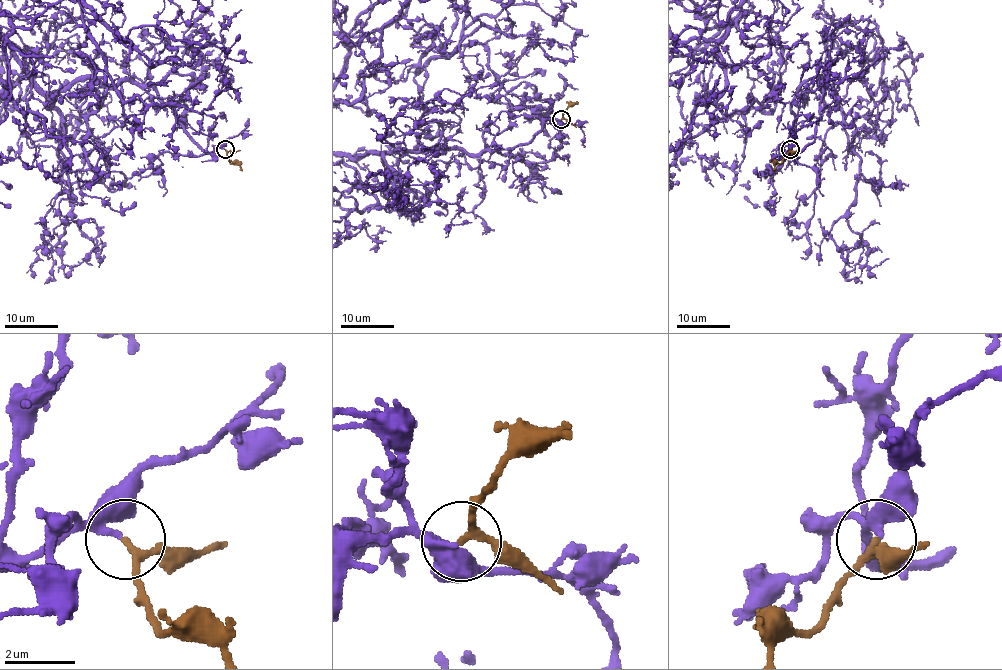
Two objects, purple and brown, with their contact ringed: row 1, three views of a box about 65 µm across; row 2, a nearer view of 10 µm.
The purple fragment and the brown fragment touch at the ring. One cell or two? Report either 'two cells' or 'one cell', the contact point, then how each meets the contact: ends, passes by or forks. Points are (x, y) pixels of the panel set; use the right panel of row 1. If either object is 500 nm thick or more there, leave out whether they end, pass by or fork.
one cell; place (790, 149); purple passes by; brown passes by

